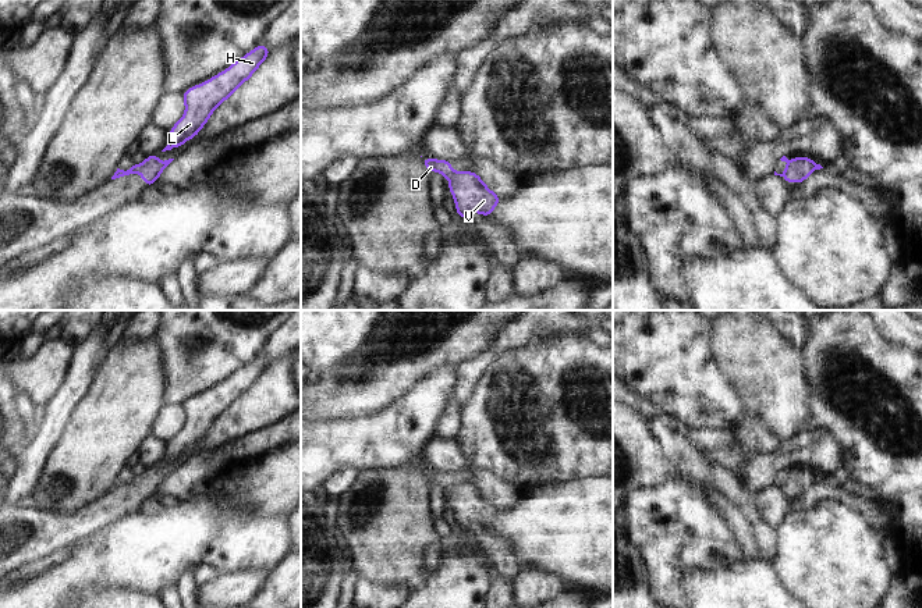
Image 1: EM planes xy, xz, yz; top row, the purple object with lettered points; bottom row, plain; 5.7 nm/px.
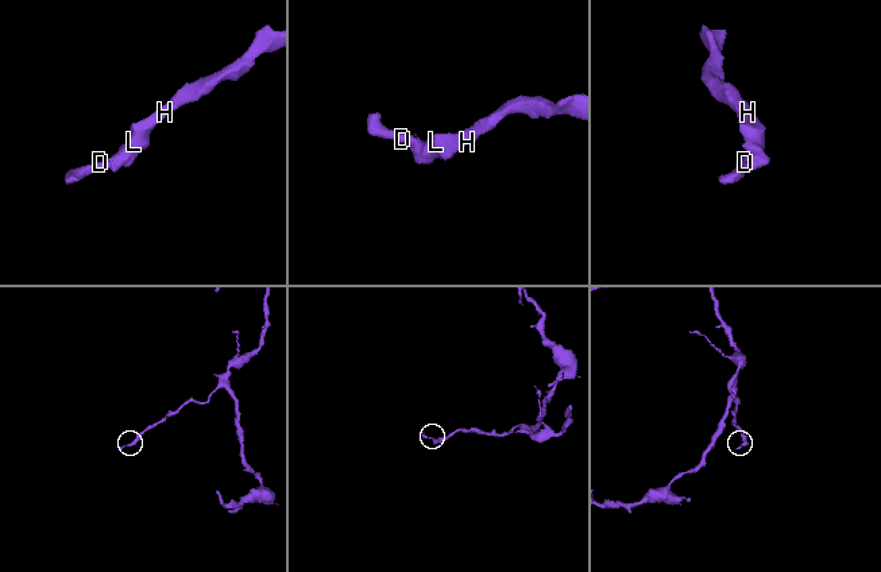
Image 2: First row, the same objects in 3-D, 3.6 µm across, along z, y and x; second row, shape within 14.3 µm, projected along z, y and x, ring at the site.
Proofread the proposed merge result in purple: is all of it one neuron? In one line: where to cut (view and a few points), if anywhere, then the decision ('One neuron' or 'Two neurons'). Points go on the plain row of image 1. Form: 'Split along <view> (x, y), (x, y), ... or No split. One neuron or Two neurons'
Split along xz (463, 483), (454, 484), (449, 490). Two neurons

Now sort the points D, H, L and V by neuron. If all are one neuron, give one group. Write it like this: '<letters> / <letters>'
D / H L V

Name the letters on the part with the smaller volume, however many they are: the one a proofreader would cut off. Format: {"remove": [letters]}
{"remove": ["D"]}

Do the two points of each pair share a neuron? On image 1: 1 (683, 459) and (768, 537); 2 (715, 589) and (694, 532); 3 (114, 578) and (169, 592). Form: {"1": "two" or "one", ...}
{"1": "one", "2": "two", "3": "two"}

